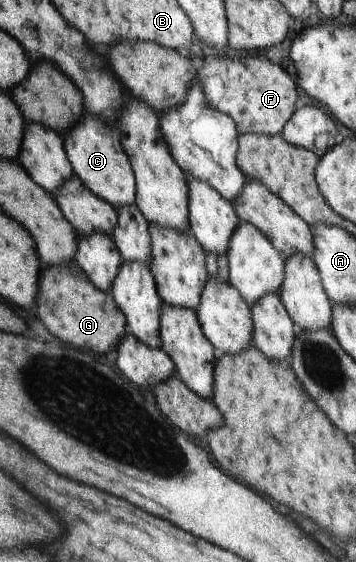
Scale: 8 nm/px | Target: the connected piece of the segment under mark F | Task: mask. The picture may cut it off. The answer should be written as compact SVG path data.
M210 55L204 58L203 67L197 71L208 102L216 109L235 118L239 135L257 133L274 135L281 133L286 122L293 116L297 88L291 76L277 66L271 64L261 55L245 56L244 58Z

